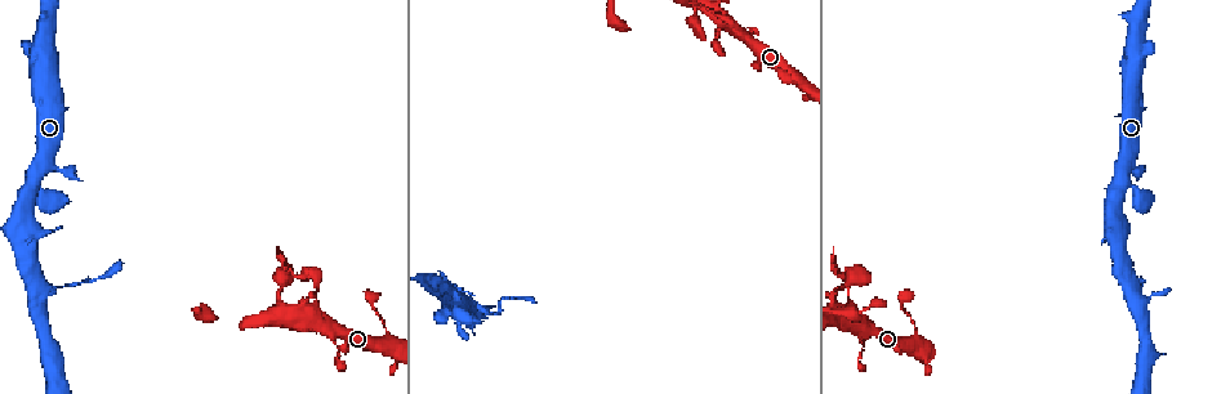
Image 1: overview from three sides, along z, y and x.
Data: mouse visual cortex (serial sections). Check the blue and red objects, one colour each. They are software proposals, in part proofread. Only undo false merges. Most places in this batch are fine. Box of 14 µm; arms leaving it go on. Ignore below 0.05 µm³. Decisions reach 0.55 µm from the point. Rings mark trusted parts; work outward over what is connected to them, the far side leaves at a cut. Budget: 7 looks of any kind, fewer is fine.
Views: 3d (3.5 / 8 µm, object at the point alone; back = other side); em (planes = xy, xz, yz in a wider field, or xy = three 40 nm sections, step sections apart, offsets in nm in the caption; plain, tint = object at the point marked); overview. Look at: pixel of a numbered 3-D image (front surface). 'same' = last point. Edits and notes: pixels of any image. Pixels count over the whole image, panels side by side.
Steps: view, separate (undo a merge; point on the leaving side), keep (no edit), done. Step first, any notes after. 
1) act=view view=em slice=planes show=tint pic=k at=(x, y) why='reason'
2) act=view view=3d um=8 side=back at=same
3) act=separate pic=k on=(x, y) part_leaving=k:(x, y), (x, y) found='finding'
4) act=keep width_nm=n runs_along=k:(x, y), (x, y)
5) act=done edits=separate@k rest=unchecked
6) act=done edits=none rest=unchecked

act=view view=3d um=8 pic=1 at=(724, 25) why='three-way junction'

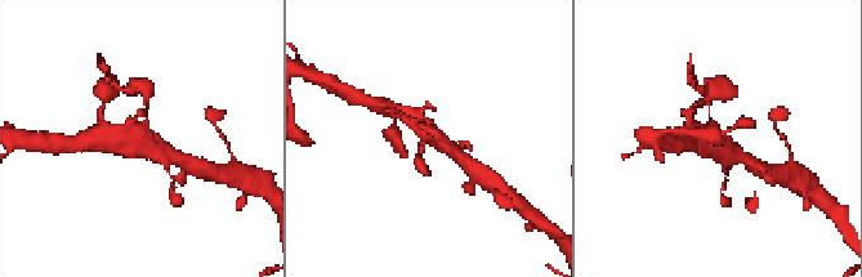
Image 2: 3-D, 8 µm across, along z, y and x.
act=view view=3d um=3.5 pic=2 at=(430, 137) why='zoom in'

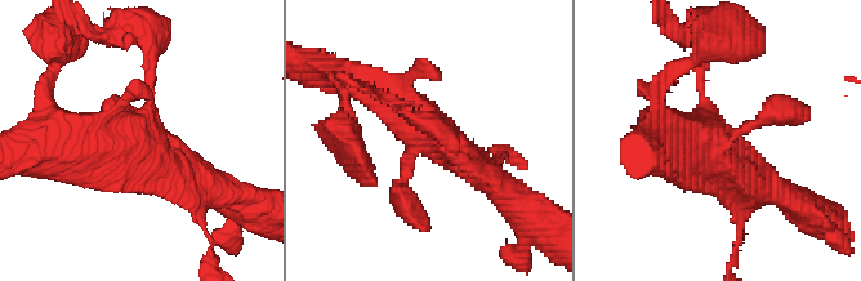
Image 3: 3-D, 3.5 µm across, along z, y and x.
act=view view=em slice=xy step=3 show=tint pic=3 at=(138, 150)

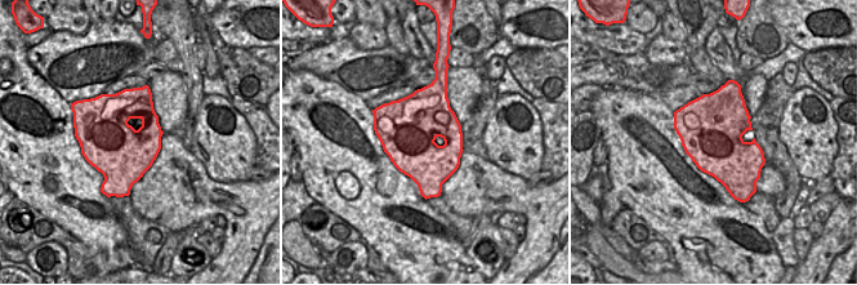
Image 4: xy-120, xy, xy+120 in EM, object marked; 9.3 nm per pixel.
act=keep runs_along=3:(490, 182), (364, 83) found='one cell here'

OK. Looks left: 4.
act=view view=3d um=3.5 pic=1 at=(908, 314)

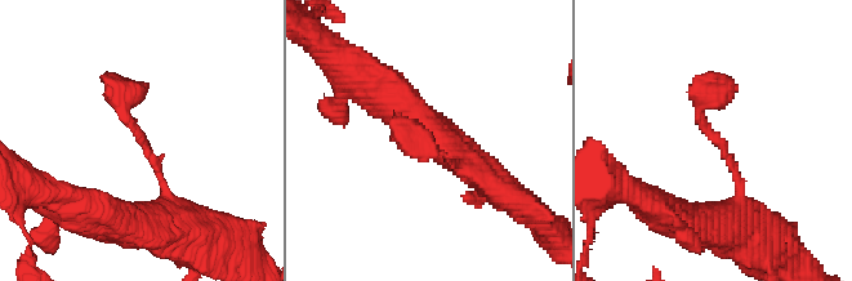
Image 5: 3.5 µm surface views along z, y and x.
act=view view=em slice=planes show=tint pic=5 at=(725, 147) arm_widths_nm=200,250 why='now the EM'

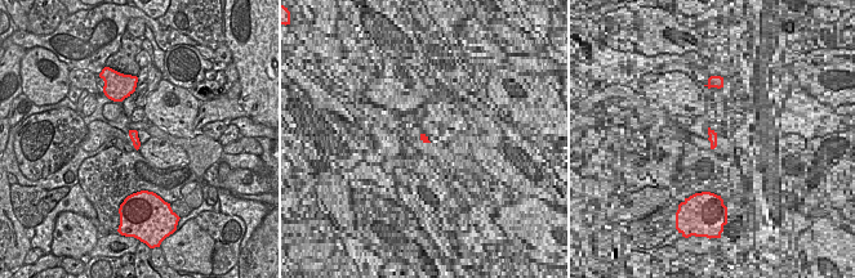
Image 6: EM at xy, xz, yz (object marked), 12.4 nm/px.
act=keep runs_along=5:(157, 218), (157, 163), (121, 111), (138, 90) found='continuous, no second cell'

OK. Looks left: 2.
act=view view=3d um=3.5 pic=1 at=(1115, 219) why='looks like a crossing'

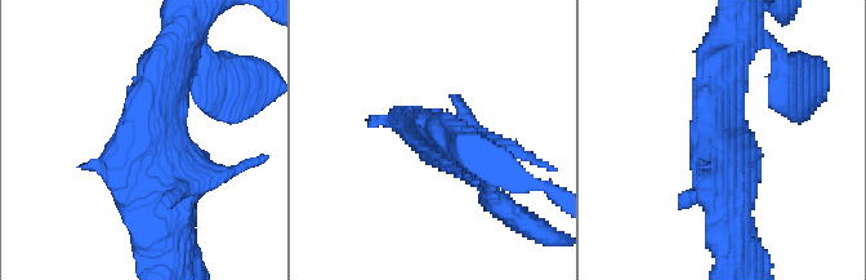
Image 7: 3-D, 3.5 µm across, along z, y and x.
act=view view=em slice=xy step=3 show=tint pic=7 at=(157, 139) why='need the tissue'

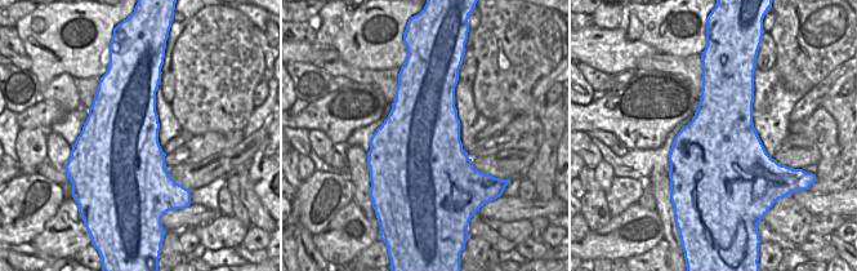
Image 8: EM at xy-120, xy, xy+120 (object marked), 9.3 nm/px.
act=keep runs_along=7:(172, 53), (156, 101), (164, 223) found='all the same cell'

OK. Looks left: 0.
act=done edits=none rest=unchecked

